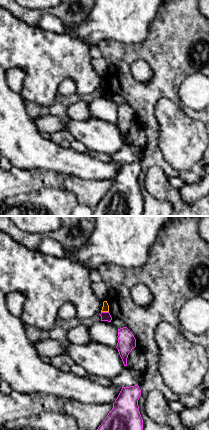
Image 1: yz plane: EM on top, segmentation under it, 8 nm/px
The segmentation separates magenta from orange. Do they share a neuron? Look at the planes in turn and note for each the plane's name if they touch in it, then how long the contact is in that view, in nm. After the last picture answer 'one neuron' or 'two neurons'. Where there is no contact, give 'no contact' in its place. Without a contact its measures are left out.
contact in yz; length 60 nm

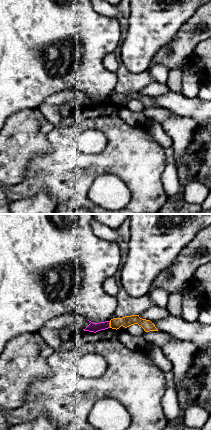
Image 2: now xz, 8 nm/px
contact in xz; length 60 nm

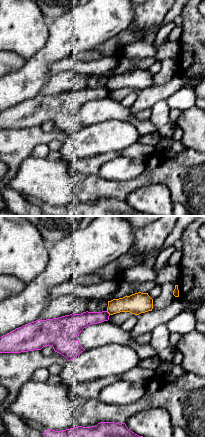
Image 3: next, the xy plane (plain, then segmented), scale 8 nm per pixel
contact in xy; length 50 nm

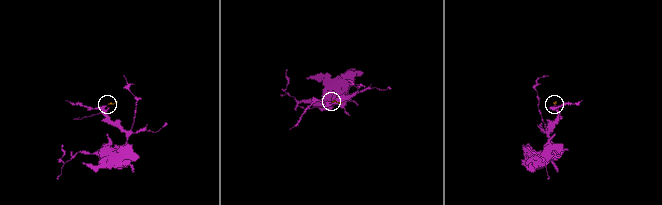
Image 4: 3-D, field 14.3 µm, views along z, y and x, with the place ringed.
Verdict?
two neurons

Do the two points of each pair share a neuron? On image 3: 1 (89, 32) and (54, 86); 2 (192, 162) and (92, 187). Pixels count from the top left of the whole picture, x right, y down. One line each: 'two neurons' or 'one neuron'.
1: two neurons
2: one neuron

